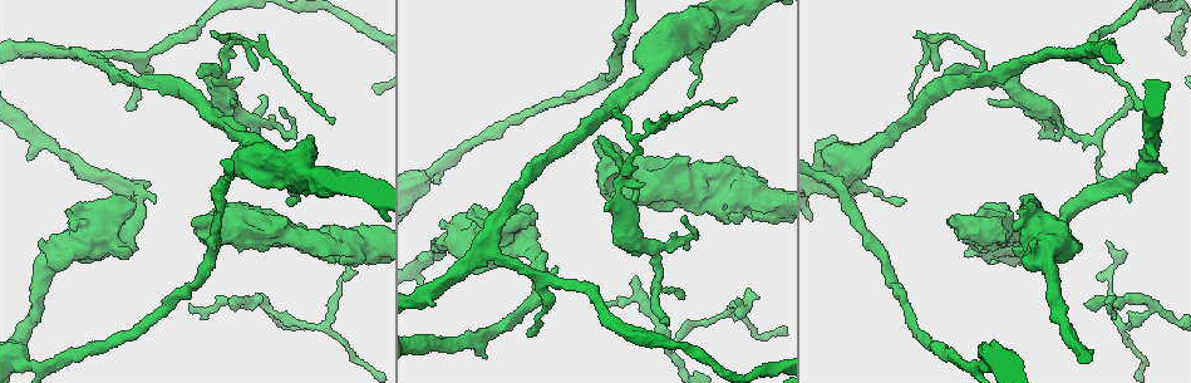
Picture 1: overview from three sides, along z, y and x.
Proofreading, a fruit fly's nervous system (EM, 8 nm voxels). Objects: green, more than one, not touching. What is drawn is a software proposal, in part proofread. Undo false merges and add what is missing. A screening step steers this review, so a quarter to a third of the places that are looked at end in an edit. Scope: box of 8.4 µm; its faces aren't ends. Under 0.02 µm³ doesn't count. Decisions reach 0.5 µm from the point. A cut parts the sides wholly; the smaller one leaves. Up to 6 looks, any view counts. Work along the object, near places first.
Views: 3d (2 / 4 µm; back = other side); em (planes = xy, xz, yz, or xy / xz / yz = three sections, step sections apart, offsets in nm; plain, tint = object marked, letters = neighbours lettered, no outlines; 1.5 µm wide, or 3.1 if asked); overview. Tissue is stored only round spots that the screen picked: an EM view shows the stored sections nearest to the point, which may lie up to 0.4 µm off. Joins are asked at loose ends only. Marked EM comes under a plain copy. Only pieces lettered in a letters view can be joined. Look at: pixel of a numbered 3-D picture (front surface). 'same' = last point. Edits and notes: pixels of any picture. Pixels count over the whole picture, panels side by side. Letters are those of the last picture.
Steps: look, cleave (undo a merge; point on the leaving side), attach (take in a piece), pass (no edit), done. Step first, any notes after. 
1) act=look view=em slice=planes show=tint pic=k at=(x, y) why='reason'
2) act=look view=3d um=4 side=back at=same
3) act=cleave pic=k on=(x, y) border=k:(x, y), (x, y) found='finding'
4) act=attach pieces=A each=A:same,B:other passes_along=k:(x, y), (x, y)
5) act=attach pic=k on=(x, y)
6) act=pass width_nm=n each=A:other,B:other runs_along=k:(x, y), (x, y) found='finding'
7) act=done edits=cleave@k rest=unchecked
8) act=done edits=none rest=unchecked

act=look view=em slice=xy step=8 show=letters pic=1 at=(684, 296) why='thin end'

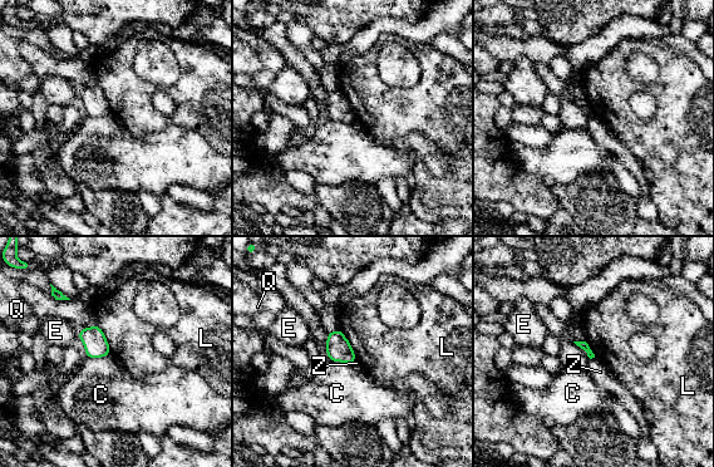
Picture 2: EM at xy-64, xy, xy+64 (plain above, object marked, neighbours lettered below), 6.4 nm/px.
act=look view=em slice=planes show=letters at=same

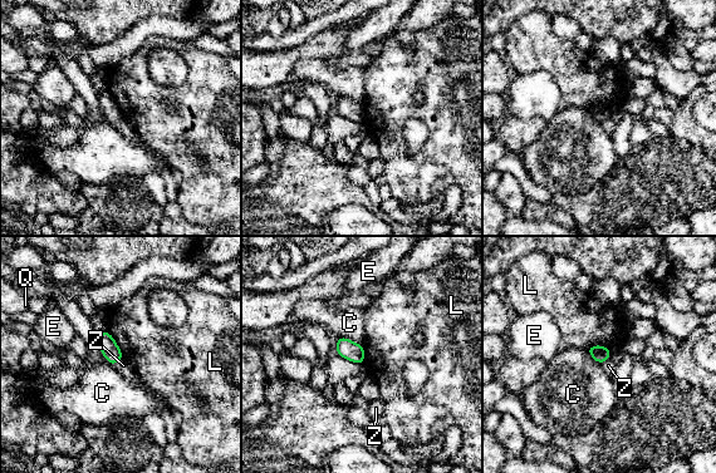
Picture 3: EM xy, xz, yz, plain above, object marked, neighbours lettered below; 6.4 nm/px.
act=pass each=C:other,E:other,L:other,Q:other,Z:other border=3:(123, 358), (113, 364) found='none of them fits'

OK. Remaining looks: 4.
act=look view=3d um=2 pic=1 at=(127, 107) why='free end'

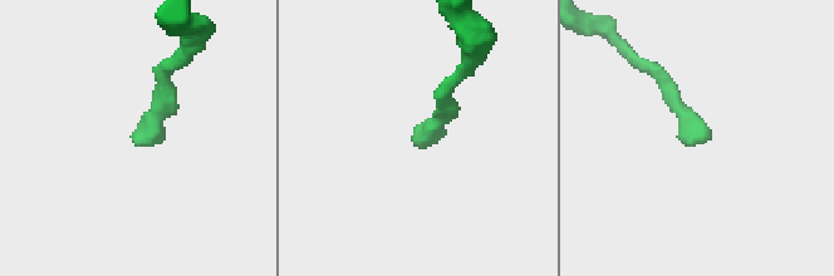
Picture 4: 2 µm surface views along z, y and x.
act=look view=em slice=planes show=letters pic=4 at=(136, 140) why='shape alone is not enough'

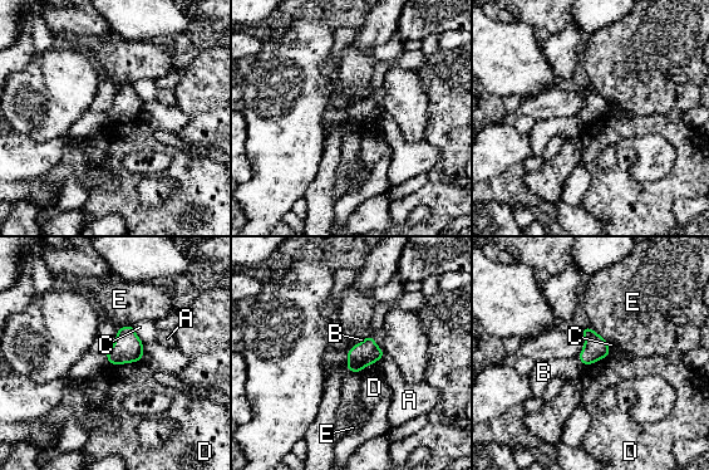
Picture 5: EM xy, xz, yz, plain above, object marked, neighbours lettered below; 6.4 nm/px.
act=pass width_nm=150 longest_contact=D:220nm each=A:other,B:other,C:other,D:other,E:other found='no lettered piece goes on from it'

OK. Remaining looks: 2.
act=look view=em slice=planes show=tint pic=1 at=(1044, 57) why='three-way junction'

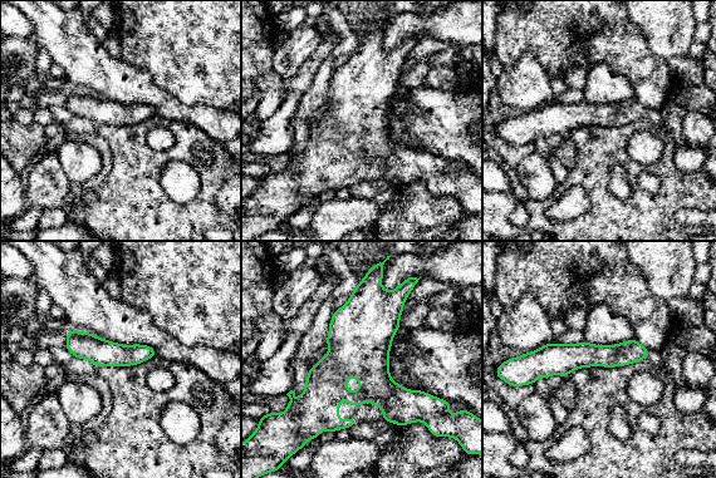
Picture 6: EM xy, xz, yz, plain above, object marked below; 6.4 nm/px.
act=look view=em slice=planes show=letters at=same why='what lies round it'

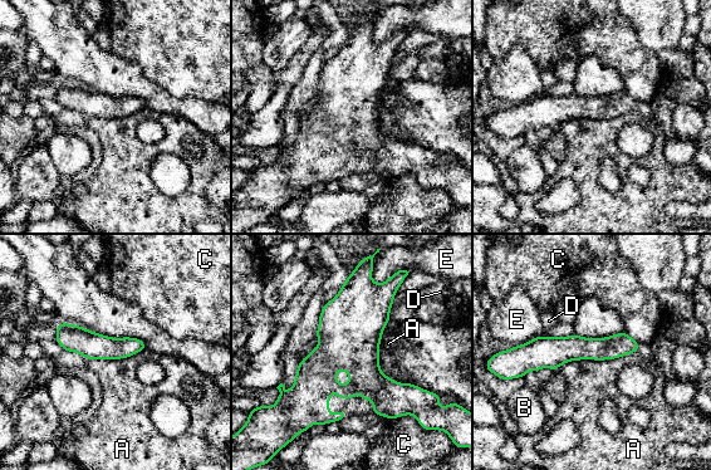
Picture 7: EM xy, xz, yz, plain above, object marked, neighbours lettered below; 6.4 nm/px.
act=pass longest_contact=A:550nm each=A:other,B:other,C:other,D:other,E:other border=7:(636, 352), (570, 360), (555, 371) found='continuous, no second neuron'

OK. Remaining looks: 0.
act=done edits=none rest=unchecked

